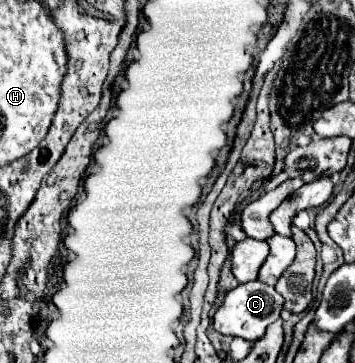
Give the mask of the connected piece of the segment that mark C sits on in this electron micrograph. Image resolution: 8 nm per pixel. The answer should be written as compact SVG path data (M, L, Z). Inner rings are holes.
M246 282L236 286L234 290L230 290L222 302L222 306L218 308L218 312L214 314L214 328L220 334L226 336L240 336L244 340L256 342L264 336L268 324L276 322L280 318L284 306L284 298L274 290L274 286L268 286L264 282Z

